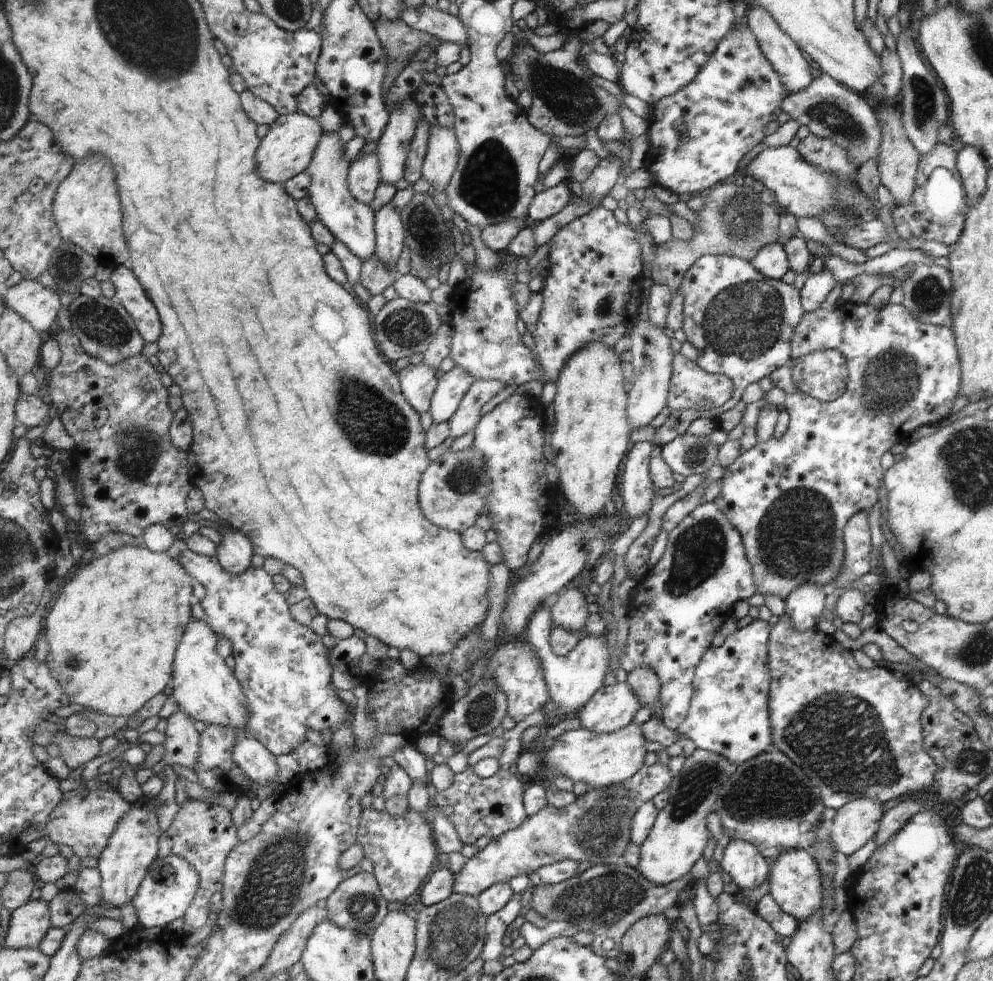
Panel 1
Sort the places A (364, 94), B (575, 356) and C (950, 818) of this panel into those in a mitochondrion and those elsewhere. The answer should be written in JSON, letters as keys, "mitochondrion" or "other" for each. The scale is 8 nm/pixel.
{"A":"other","B":"other","C":"other"}

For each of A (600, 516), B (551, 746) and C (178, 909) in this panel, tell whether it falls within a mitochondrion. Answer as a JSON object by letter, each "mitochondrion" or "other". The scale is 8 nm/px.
{"A":"other","B":"other","C":"other"}

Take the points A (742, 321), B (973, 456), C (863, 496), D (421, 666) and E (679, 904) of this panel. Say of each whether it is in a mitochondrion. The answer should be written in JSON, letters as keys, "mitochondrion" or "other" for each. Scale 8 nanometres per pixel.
{"A":"mitochondrion","B":"mitochondrion","C":"other","D":"other","E":"other"}

